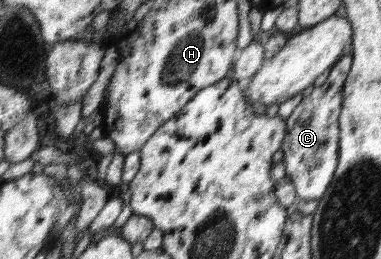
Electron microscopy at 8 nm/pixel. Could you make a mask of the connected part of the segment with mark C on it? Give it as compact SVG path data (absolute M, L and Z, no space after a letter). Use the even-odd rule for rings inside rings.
M347 52L330 67L329 76L319 87L311 87L298 106L286 119L287 131L280 148L280 159L285 164L285 181L295 187L296 198L302 201L319 200L331 184L339 159L339 122L342 108L342 89L350 72L352 54Z

